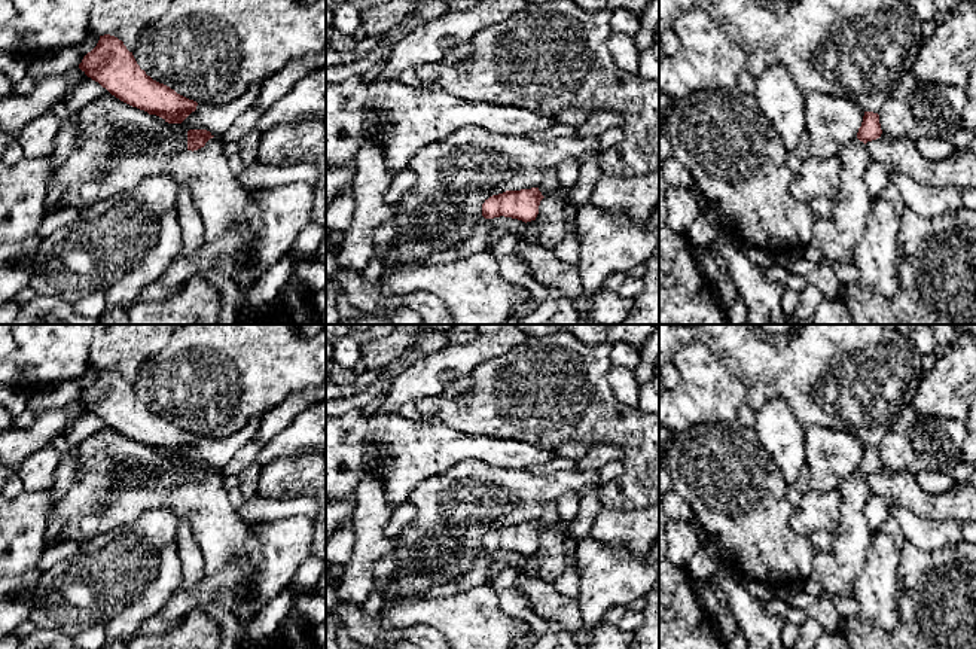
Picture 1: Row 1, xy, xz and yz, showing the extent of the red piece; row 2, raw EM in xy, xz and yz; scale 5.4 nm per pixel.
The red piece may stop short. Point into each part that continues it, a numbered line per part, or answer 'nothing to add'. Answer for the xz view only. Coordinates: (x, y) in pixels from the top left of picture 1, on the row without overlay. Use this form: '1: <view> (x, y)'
1: xz (549, 518)

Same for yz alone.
1: yz (835, 570)

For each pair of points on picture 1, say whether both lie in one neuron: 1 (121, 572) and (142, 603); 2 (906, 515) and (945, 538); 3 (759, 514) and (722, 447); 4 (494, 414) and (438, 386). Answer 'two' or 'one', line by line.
1: two
2: one
3: one
4: two

